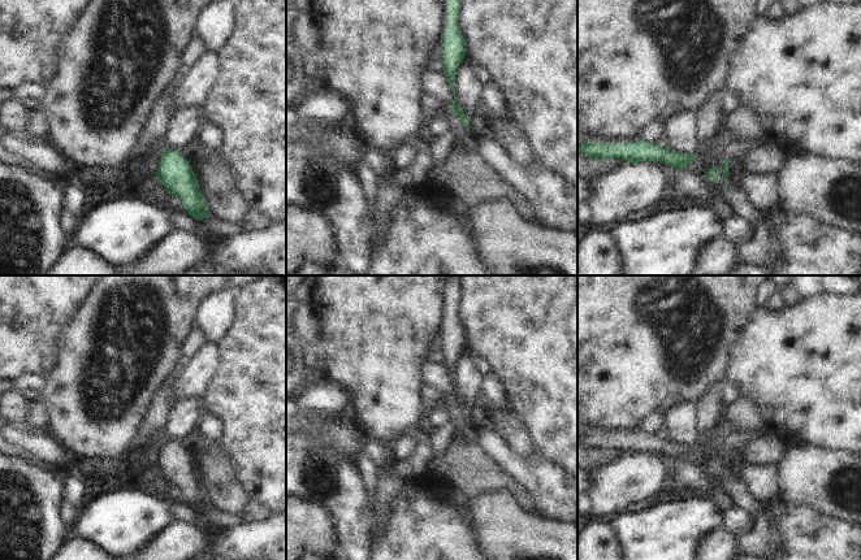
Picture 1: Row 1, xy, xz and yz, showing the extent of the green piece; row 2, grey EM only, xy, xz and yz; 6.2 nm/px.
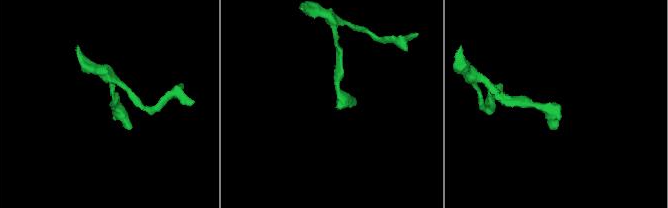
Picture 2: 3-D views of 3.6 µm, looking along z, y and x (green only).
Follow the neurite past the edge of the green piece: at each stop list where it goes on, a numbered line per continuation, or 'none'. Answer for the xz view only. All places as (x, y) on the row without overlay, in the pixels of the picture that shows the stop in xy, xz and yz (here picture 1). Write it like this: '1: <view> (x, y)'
none

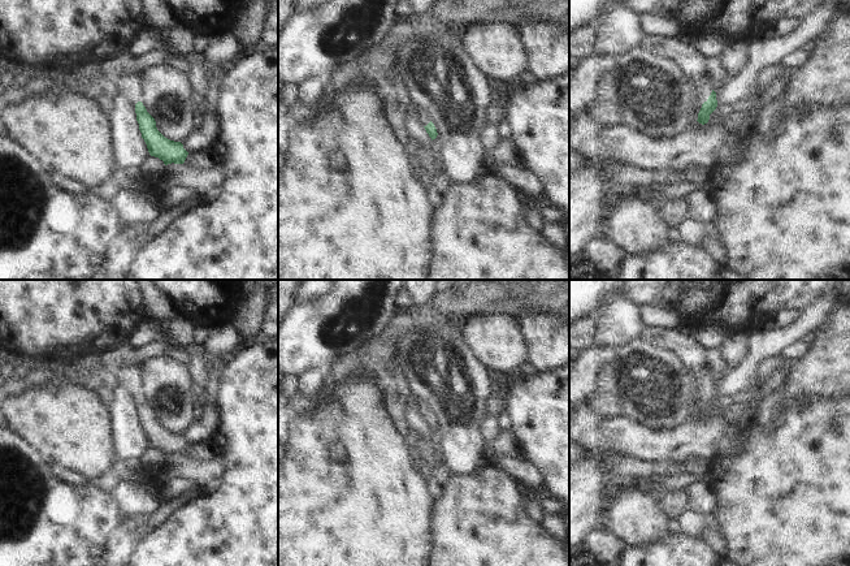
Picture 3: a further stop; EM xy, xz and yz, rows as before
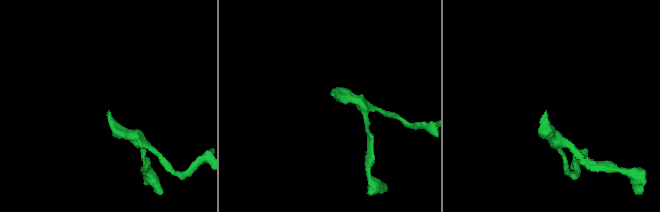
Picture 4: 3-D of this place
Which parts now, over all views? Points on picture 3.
1: yz (693, 355)

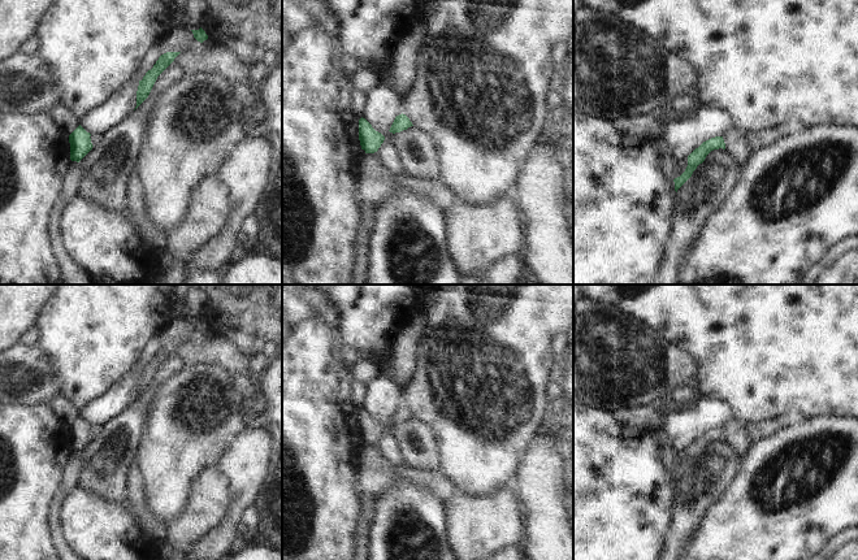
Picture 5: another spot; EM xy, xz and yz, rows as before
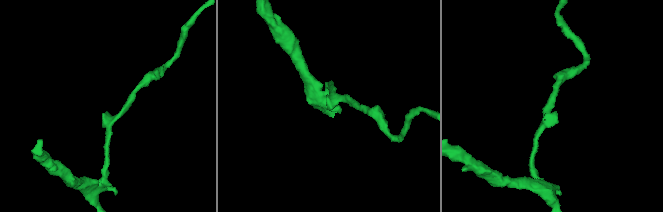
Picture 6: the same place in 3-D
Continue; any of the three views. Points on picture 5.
none

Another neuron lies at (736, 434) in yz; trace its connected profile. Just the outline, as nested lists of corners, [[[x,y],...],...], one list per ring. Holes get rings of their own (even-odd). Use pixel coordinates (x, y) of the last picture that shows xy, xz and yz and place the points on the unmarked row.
[[[733,417],[724,425],[723,430],[725,440],[738,456],[744,457],[755,440],[775,434],[780,427],[781,425],[777,418],[760,424],[745,424]]]

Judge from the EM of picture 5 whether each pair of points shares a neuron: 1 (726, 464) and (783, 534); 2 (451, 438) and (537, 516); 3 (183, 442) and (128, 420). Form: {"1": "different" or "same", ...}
{"1": "different", "2": "different", "3": "different"}

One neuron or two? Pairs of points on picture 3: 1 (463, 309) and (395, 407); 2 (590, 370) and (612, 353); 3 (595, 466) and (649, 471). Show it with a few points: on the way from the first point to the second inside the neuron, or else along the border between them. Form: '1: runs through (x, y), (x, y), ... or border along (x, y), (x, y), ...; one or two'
1: runs through (428, 314), (407, 320), (386, 341), (386, 372); one
2: runs through (595, 364), (607, 354); one
3: border along (607, 453), (606, 461), (612, 474), (619, 479); two

